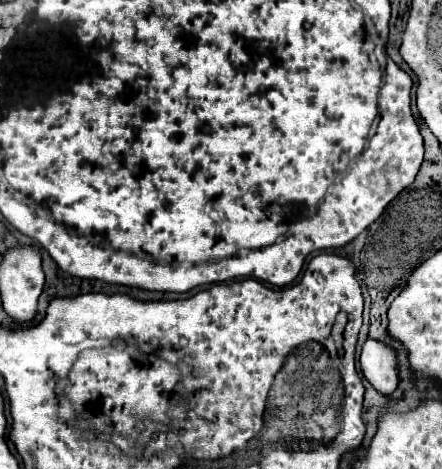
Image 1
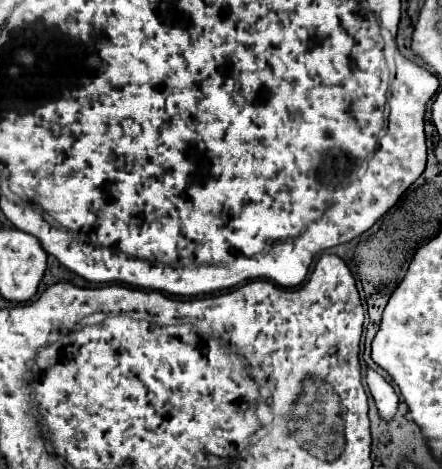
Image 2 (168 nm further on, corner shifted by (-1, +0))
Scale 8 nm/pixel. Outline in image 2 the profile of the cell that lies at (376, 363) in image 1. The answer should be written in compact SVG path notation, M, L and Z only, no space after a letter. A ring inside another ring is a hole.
M367 368L367 386L375 398L379 414L385 420L391 420L397 412L397 402L399 402L393 386L389 382L385 382L385 378L379 372L375 372L371 368Z

